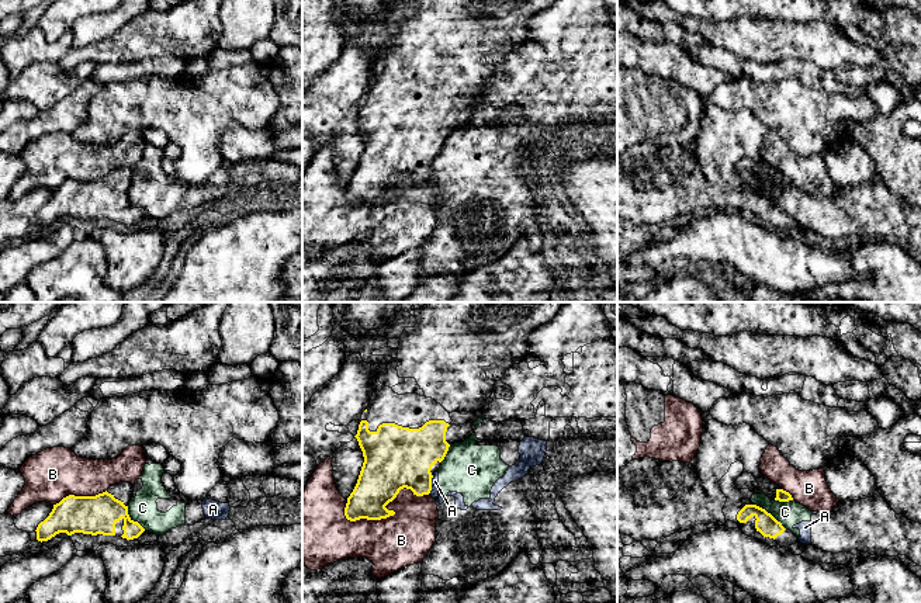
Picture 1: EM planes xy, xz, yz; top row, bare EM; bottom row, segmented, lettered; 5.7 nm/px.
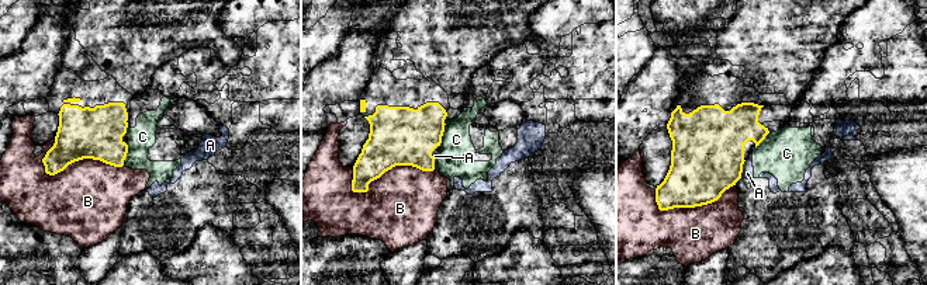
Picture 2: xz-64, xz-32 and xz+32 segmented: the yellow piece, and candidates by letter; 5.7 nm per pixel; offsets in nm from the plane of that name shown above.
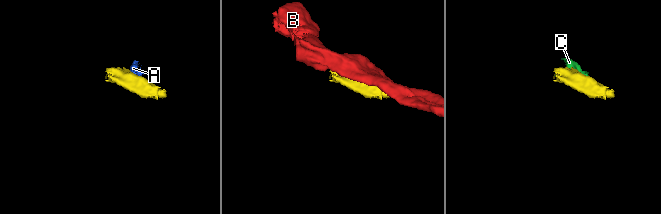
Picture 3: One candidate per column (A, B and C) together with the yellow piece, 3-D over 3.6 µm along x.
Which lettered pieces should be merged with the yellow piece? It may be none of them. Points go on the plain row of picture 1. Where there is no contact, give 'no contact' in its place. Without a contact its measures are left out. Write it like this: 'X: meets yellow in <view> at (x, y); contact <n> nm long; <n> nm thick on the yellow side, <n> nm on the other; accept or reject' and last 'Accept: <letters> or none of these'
A: meets yellow in xz at (430, 170); contact 120 nm long; 360 nm thick on the yellow side, 50 nm on the other; reject
B: meets yellow in xz at (394, 197); contact 500 nm long; 280 nm thick on the yellow side, 300 nm on the other; reject
C: meets yellow in yz at (769, 198); contact 240 nm long; 120 nm thick on the yellow side, 140 nm on the other; reject
Accept: none of these

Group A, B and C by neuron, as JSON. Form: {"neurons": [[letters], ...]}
{"neurons": [["A", "C"], ["B"]]}

